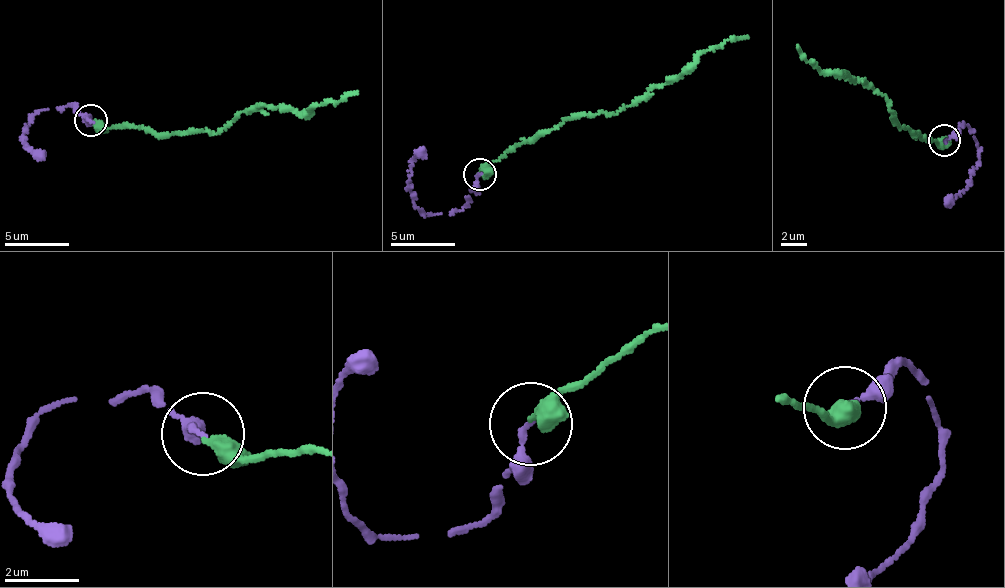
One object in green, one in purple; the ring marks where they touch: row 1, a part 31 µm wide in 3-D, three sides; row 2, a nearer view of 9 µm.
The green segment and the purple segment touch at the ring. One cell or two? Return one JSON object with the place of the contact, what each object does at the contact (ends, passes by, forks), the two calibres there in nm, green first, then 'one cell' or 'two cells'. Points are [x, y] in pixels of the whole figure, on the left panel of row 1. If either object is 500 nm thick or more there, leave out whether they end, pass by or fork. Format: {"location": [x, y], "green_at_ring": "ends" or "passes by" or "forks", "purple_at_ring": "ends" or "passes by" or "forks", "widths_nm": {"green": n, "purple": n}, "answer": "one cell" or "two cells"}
{"location": [90, 120], "green_at_ring": "ends", "purple_at_ring": "ends", "widths_nm": {"green": 400, "purple": 160}, "answer": "one cell"}

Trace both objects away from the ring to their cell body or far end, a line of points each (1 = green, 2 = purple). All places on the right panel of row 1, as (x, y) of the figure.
1: (945, 143), (899, 128), (894, 114), (862, 79), (854, 82), (839, 71), (823, 72), (807, 62), (797, 45)
2: (945, 140), (968, 125), (978, 151), (970, 185), (945, 204)

